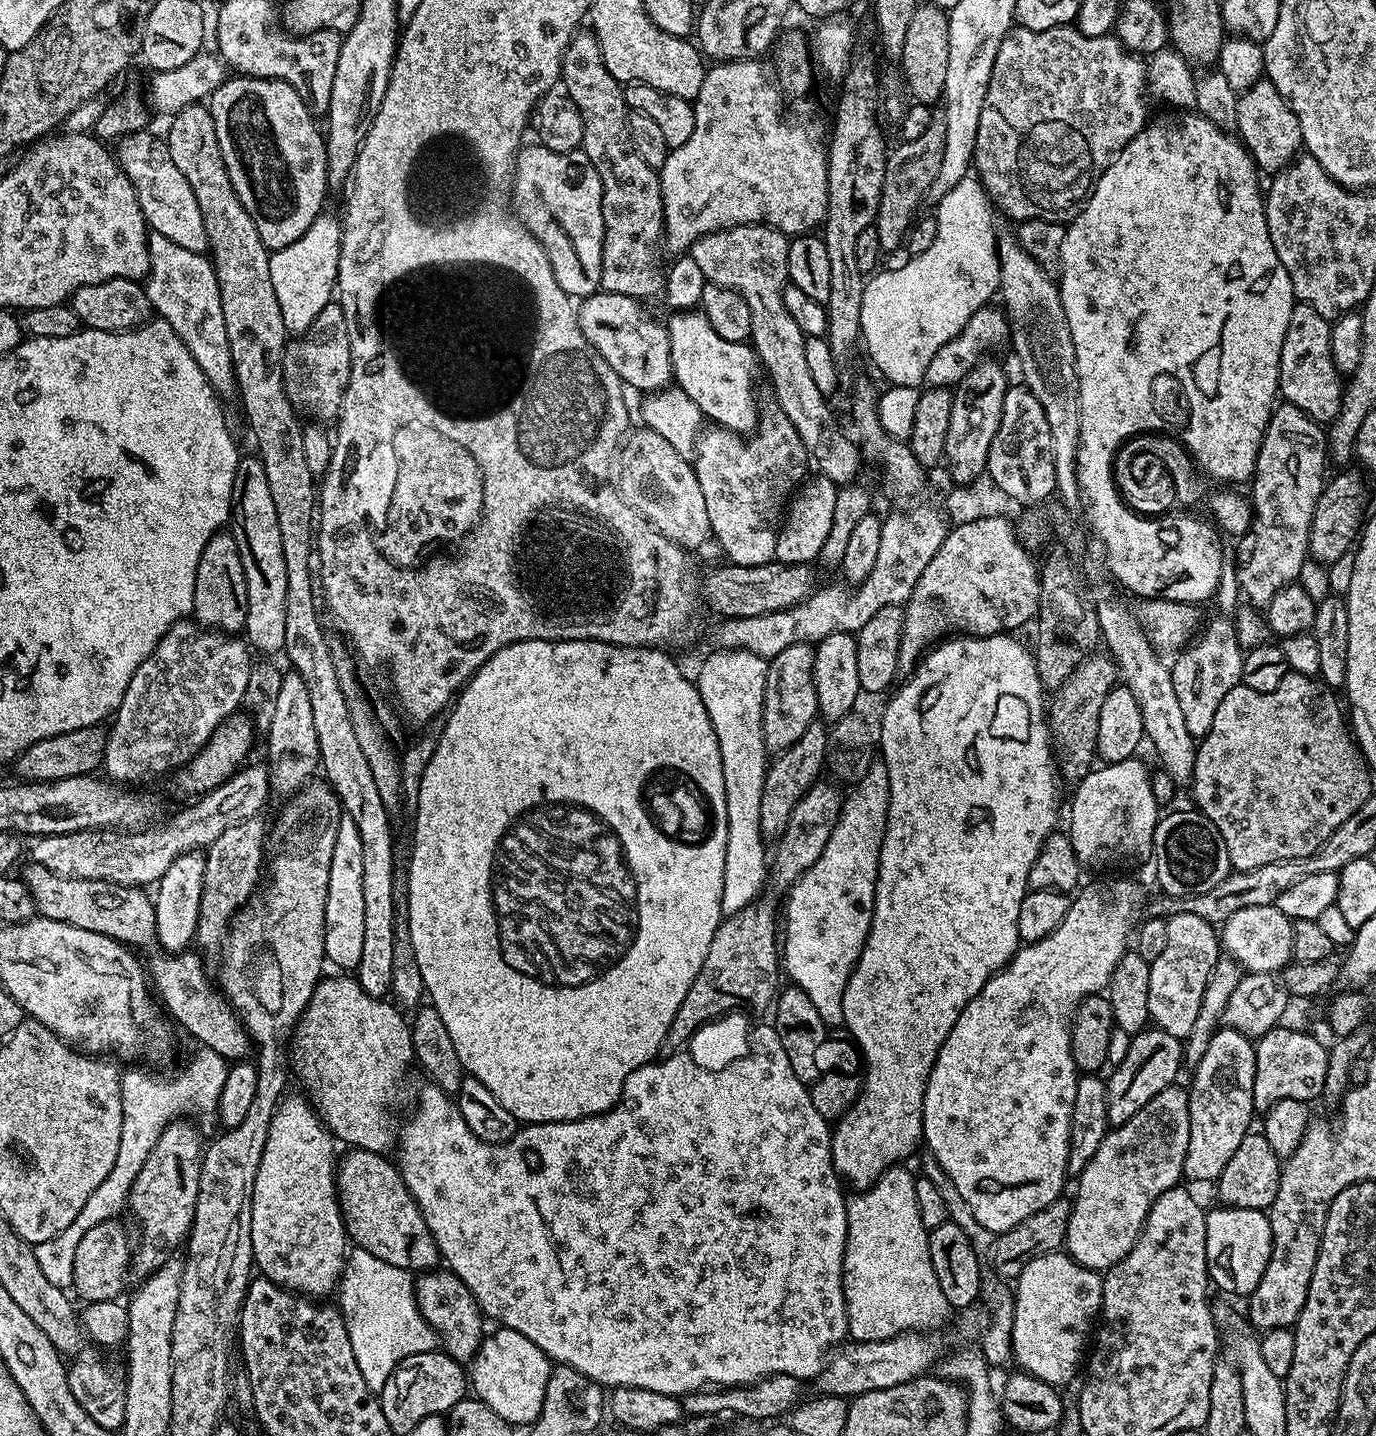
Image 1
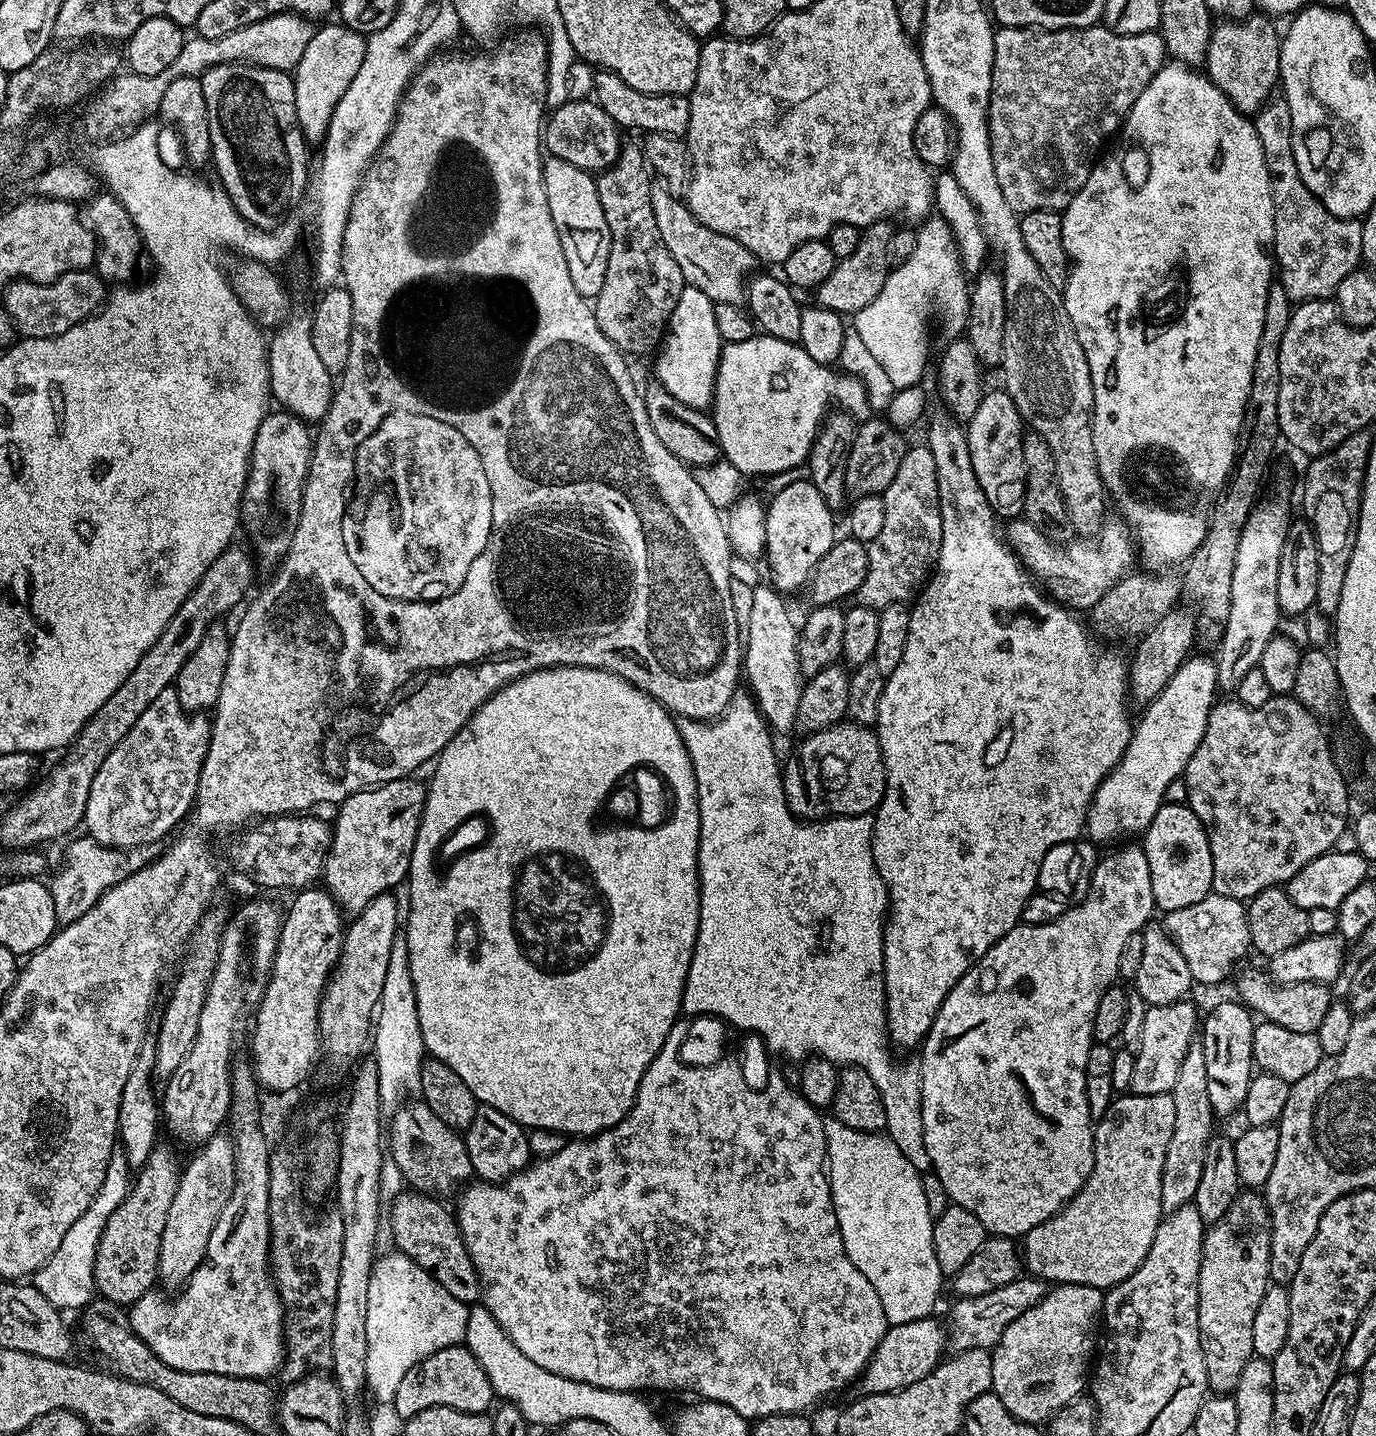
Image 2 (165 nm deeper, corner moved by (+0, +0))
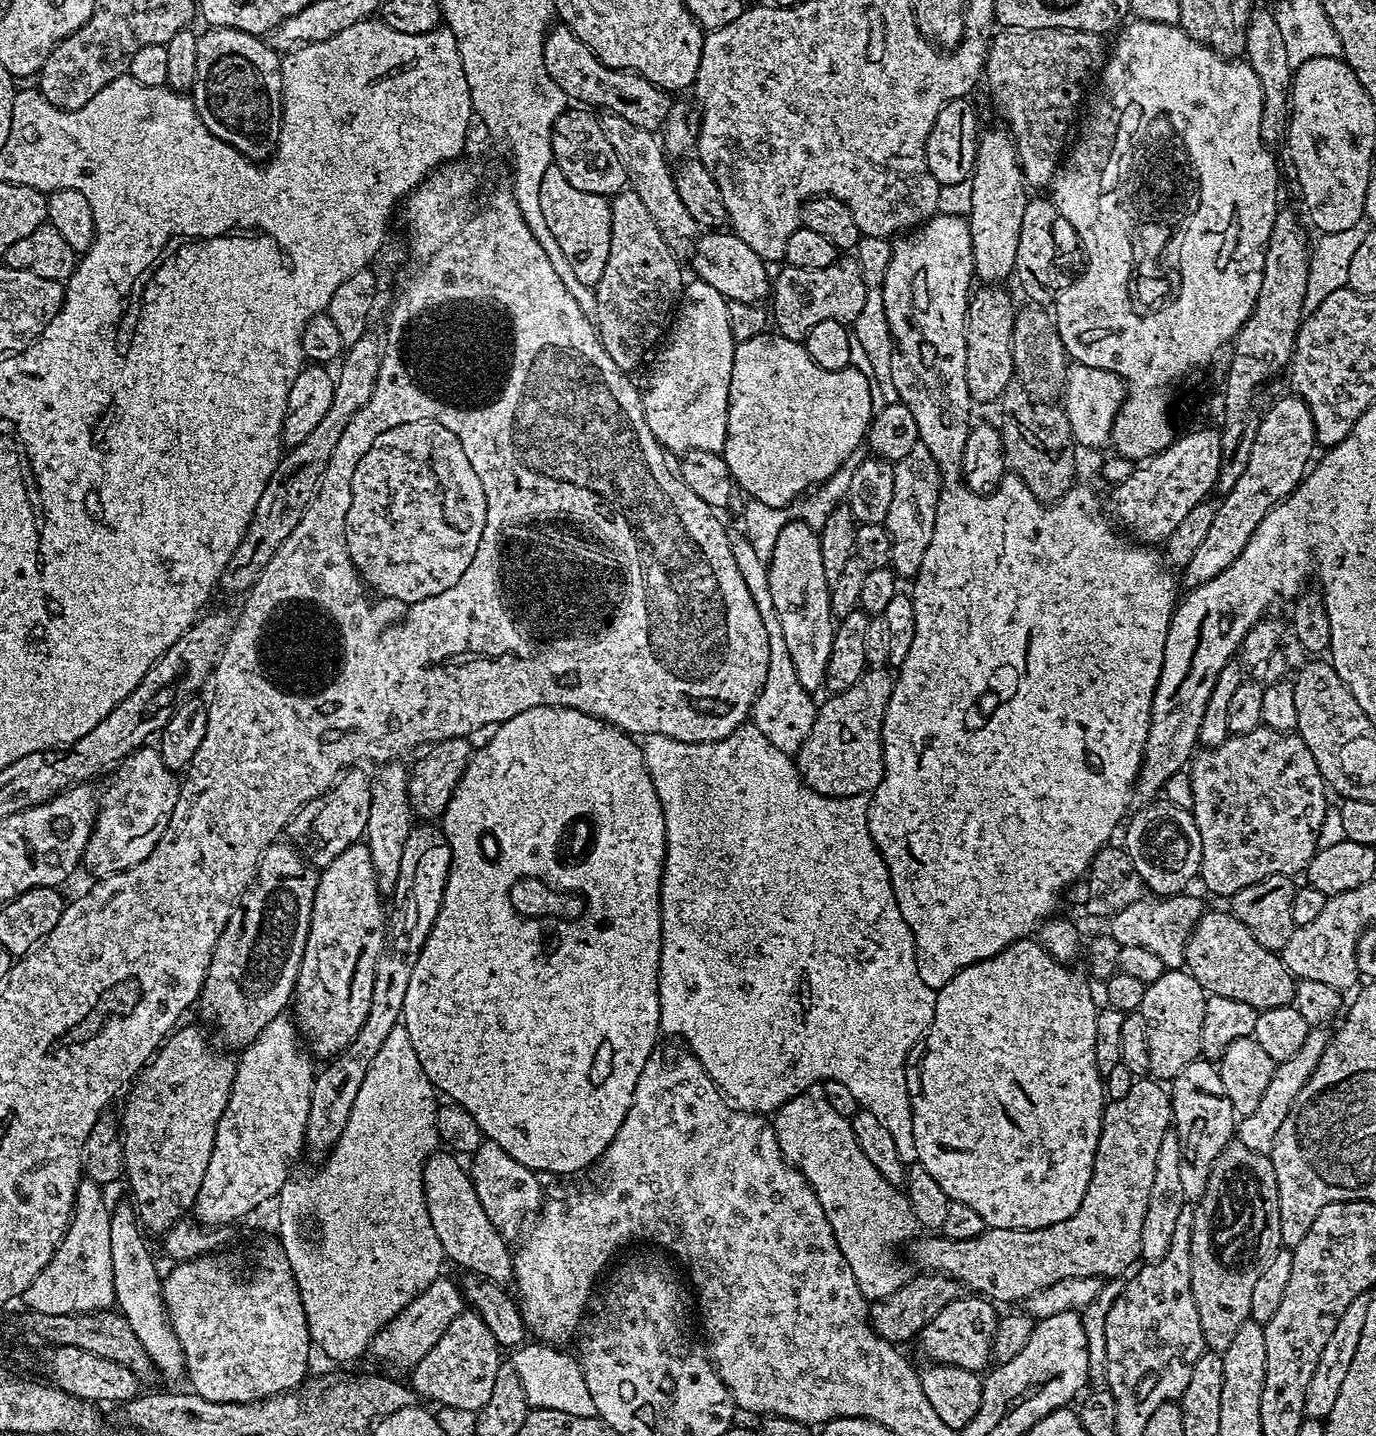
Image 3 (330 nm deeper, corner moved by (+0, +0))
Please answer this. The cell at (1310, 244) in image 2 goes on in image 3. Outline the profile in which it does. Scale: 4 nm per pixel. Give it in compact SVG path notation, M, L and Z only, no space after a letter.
M1257 7L1248 20L1246 30L1246 46L1244 47L1246 63L1258 74L1258 82L1262 86L1262 138L1265 144L1276 146L1276 143L1285 139L1288 130L1290 115L1290 93L1294 65L1290 58L1286 58L1286 46L1282 34L1278 30L1278 22L1271 11Z

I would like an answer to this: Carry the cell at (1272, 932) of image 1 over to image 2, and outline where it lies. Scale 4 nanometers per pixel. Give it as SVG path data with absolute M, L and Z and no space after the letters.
M1211 892L1206 898L1194 902L1191 906L1165 913L1164 920L1165 931L1182 951L1193 981L1197 985L1210 986L1220 983L1246 950L1251 949L1246 906L1238 899Z

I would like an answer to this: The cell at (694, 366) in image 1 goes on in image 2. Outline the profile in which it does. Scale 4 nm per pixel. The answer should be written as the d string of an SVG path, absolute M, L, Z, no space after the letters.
M757 334L751 336L746 342L734 342L733 344L724 344L720 349L720 361L718 362L718 370L716 371L716 389L712 395L712 403L710 405L710 415L712 421L716 423L716 429L718 430L718 438L720 439L720 451L723 459L732 463L741 474L747 474L748 472L752 476L766 476L771 477L773 474L788 474L791 468L796 468L805 463L812 449L812 444L816 441L816 435L820 433L820 425L824 422L824 417L829 411L828 399L837 400L839 407L843 411L847 412L849 416L853 418L860 418L869 411L867 402L867 390L863 386L863 382L856 376L850 376L847 374L839 374L835 376L832 373L833 369L827 364L819 364L806 350L801 347L799 343L791 340L783 340L782 338L774 338L767 334Z

